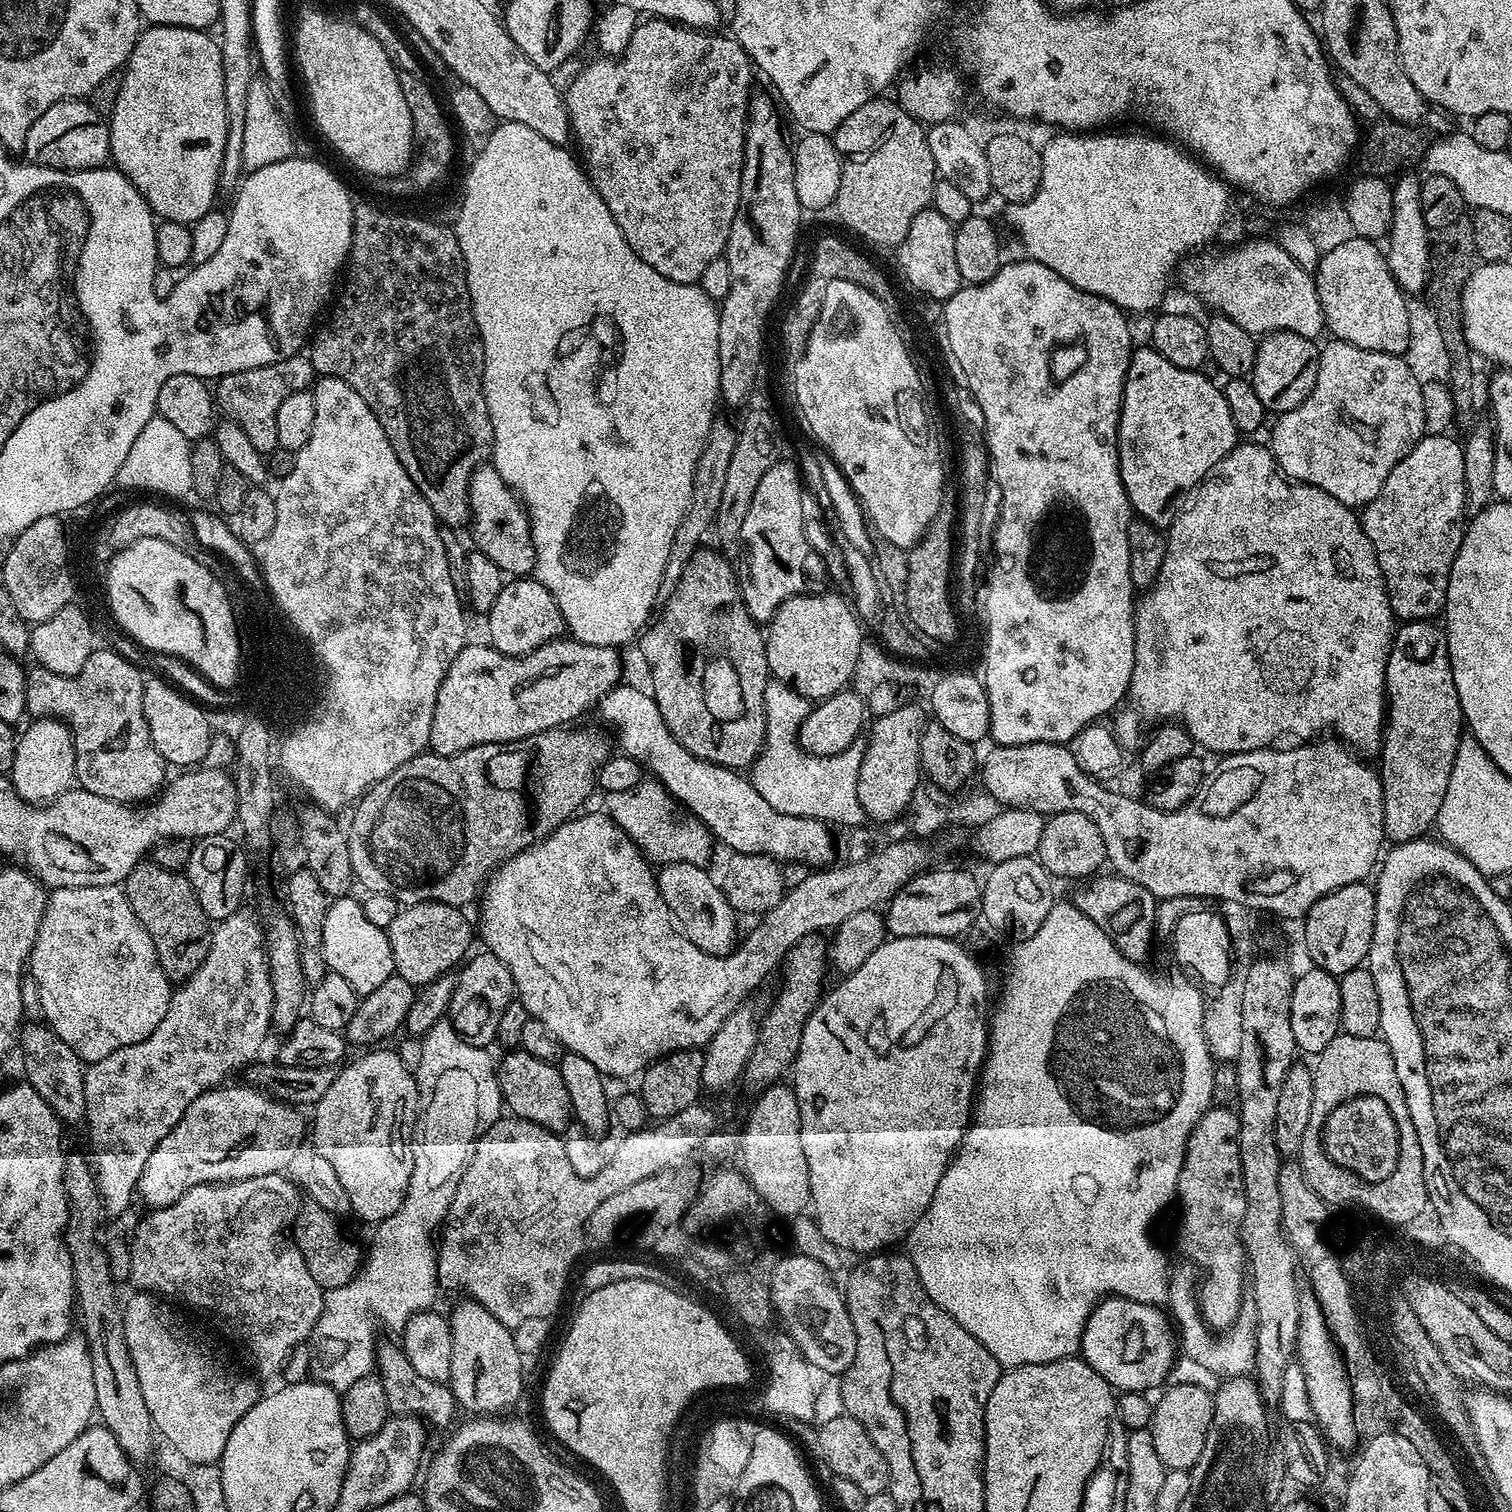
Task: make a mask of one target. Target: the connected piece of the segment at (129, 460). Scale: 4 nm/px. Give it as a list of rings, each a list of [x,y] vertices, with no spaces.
[[[159,416],[152,417],[134,441],[130,453],[116,475],[117,485],[150,490],[164,496],[178,498],[192,492],[190,467],[191,443],[173,424]]]

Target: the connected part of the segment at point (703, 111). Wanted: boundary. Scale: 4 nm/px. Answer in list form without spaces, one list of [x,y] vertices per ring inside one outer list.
[[[648,18],[636,25],[633,37],[626,46],[623,55],[615,58],[599,58],[588,64],[572,80],[568,92],[563,93],[564,105],[568,111],[568,120],[572,123],[572,136],[580,143],[584,151],[582,164],[588,179],[598,190],[602,202],[614,214],[614,222],[618,222],[620,235],[630,242],[630,250],[646,262],[646,266],[654,266],[662,278],[670,278],[670,282],[679,284],[695,284],[702,278],[702,272],[710,262],[725,255],[730,238],[730,230],[734,226],[734,218],[740,209],[742,194],[742,166],[744,165],[744,131],[748,125],[748,102],[754,95],[752,88],[752,60],[742,50],[742,46],[731,35],[716,36],[712,30],[685,28],[679,22]]]

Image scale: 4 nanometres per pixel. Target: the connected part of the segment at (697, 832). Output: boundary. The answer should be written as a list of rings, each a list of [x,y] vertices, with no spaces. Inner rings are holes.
[[[645,778],[638,786],[634,786],[634,790],[606,792],[602,799],[603,811],[640,847],[640,851],[653,865],[690,862],[704,866],[709,863],[707,860],[712,856],[712,844],[714,845],[712,833],[695,816],[679,816],[676,813],[677,801],[672,799],[672,795],[659,780]]]

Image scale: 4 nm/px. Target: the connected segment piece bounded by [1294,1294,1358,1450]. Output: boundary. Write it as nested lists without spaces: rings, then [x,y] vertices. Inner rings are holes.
[[[1304,1294],[1299,1297],[1299,1301],[1300,1317],[1297,1322],[1294,1356],[1305,1376],[1312,1419],[1321,1436],[1333,1449],[1352,1447],[1355,1449],[1358,1431],[1353,1404],[1353,1381],[1350,1379],[1349,1369],[1332,1339],[1328,1324],[1324,1321],[1324,1311],[1321,1310],[1316,1297]]]

